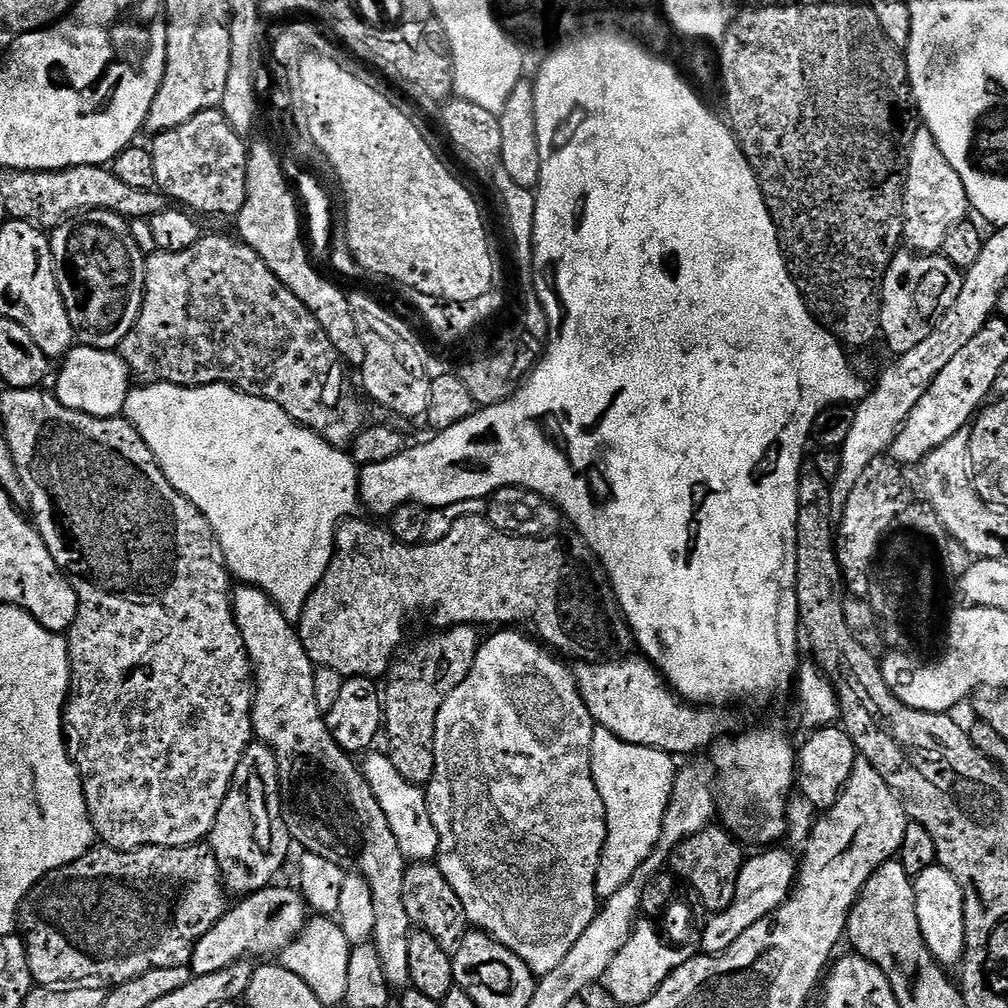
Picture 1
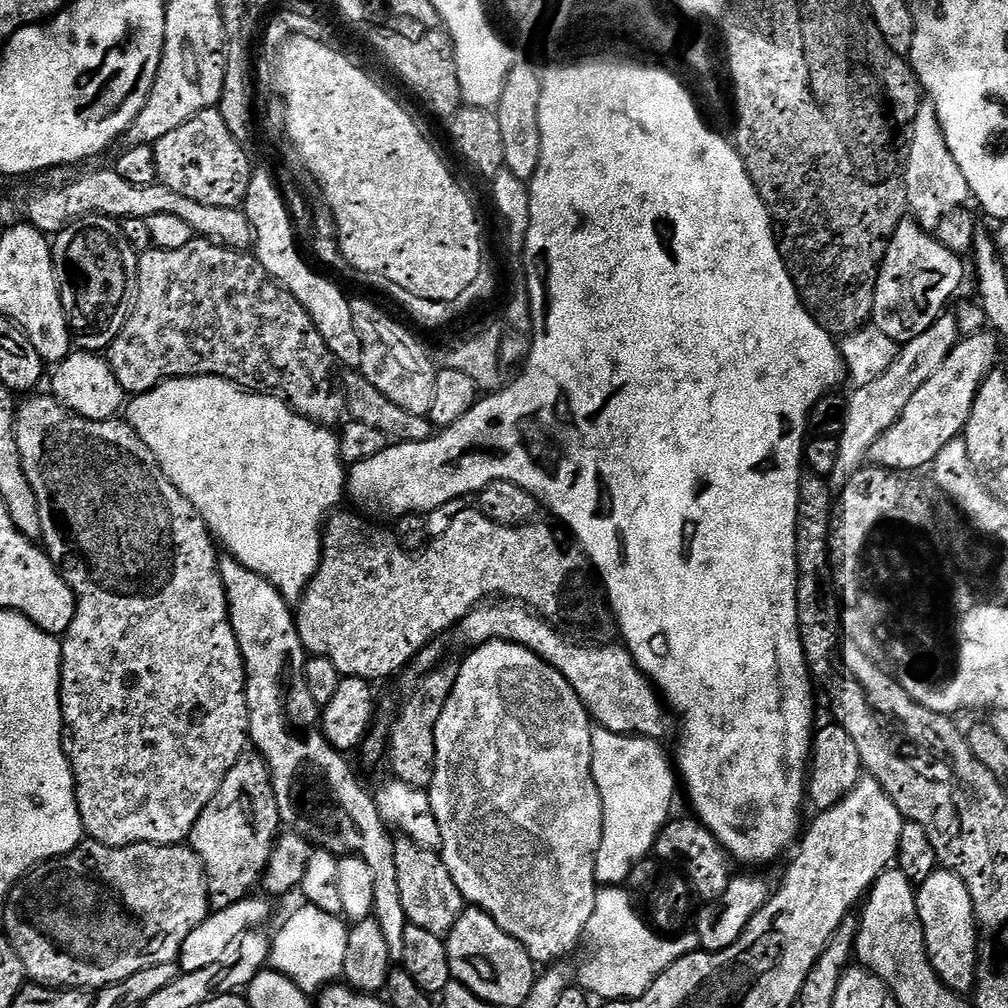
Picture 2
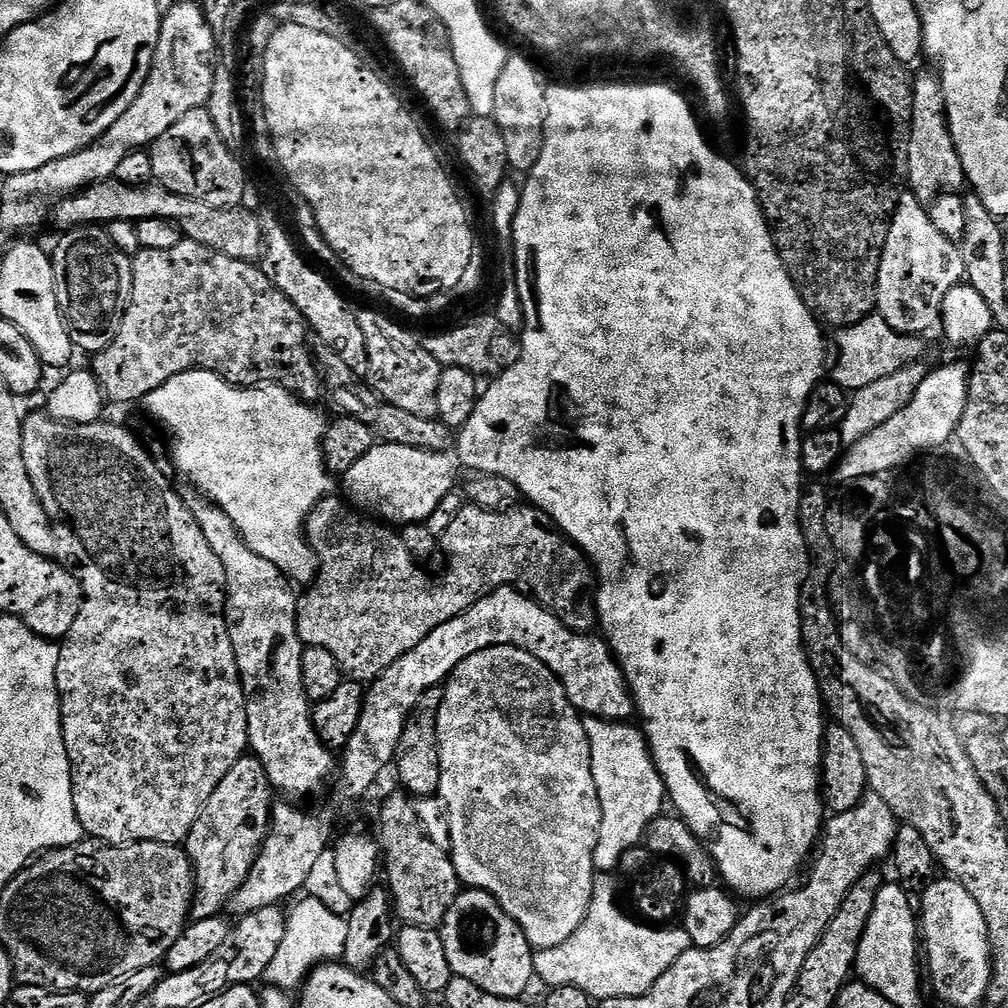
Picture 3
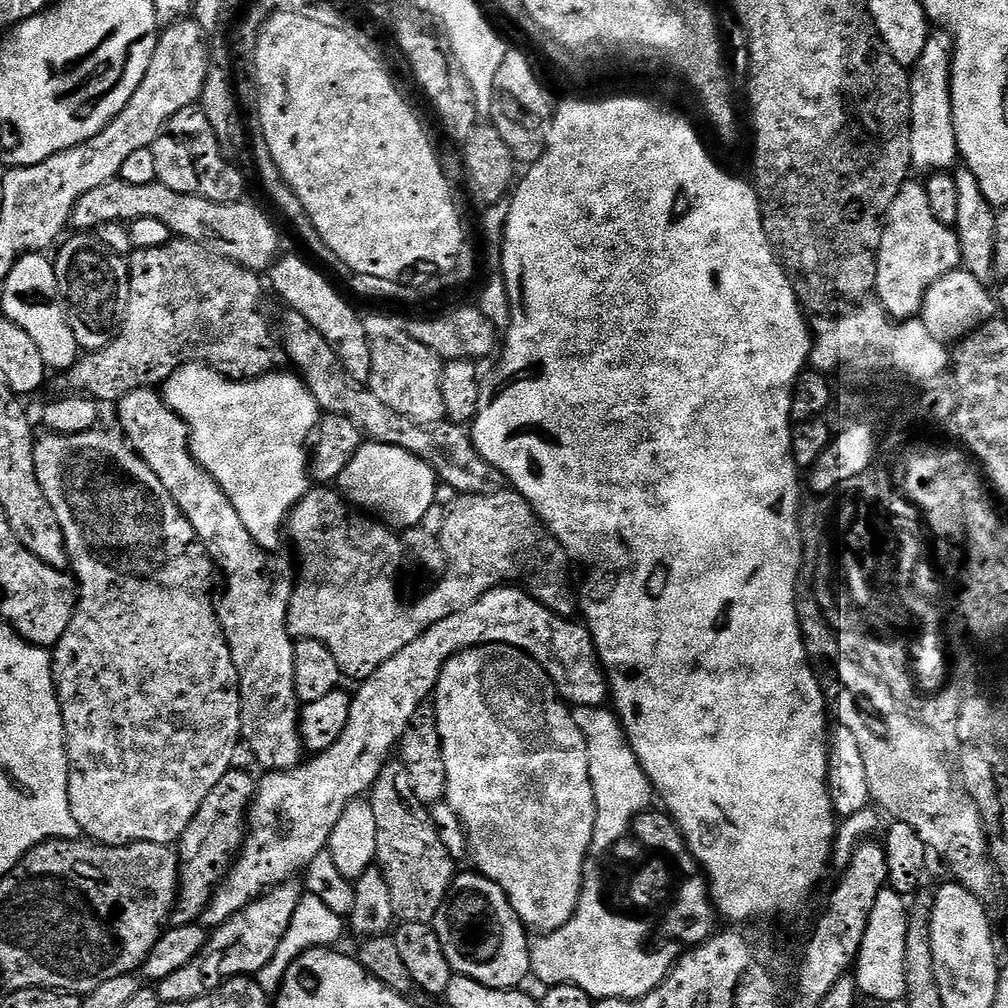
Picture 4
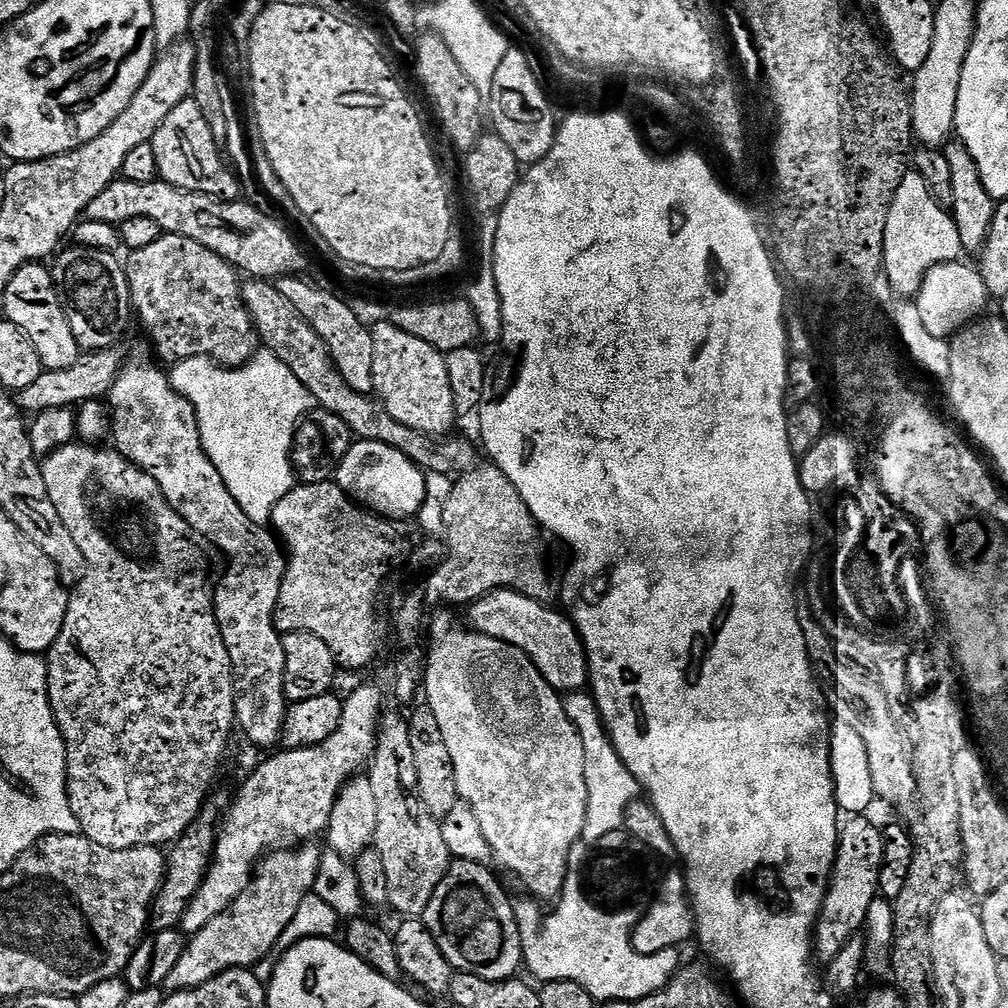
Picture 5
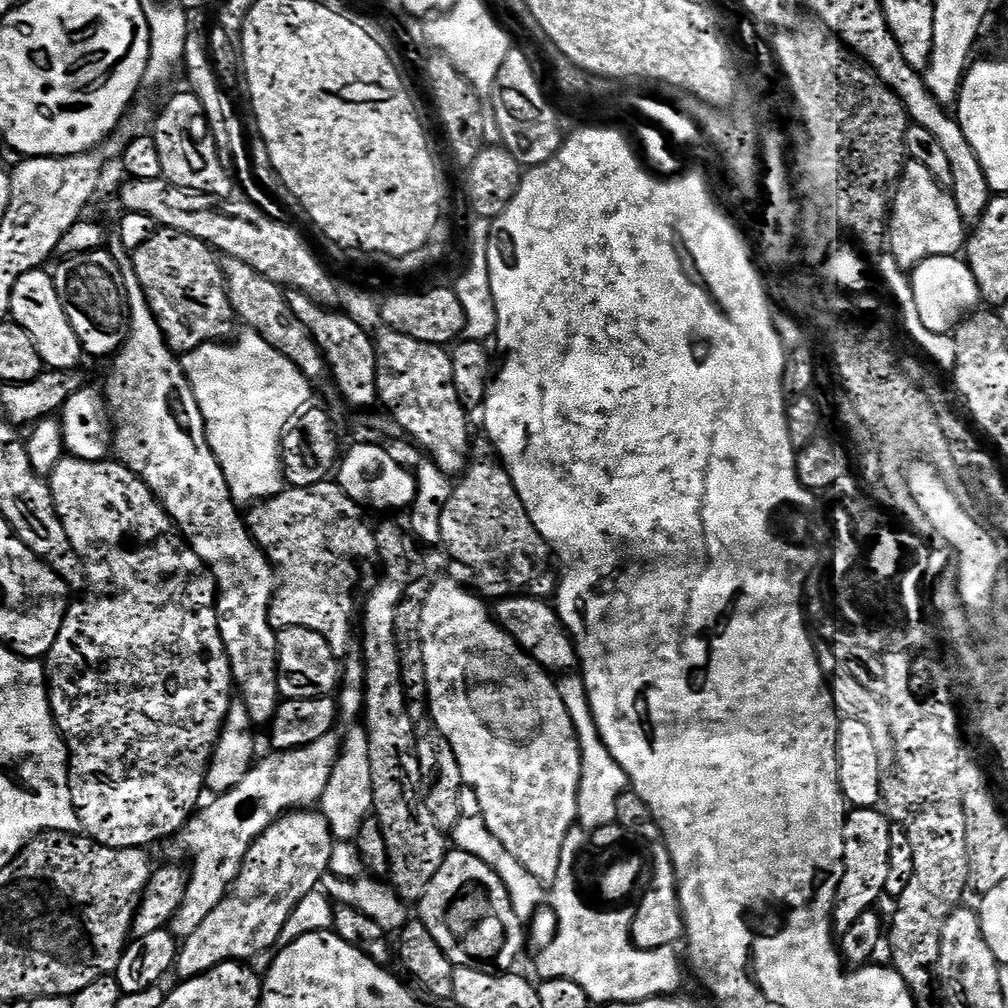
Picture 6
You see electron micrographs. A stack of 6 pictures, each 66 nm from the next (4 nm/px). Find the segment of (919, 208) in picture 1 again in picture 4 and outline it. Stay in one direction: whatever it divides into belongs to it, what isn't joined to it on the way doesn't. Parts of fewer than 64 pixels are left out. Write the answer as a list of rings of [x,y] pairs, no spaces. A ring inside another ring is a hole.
[[[947,34],[929,35],[922,58],[910,70],[912,95],[912,133],[910,154],[912,167],[918,173],[944,174],[958,164],[954,114],[952,113],[952,53],[954,41]]]

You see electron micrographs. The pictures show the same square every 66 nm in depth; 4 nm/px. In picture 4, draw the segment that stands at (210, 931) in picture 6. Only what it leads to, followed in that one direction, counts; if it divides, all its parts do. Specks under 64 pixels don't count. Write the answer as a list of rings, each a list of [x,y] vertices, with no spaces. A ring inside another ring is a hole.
[[[296,882],[279,884],[277,888],[271,888],[250,906],[234,914],[234,918],[227,920],[207,937],[204,949],[198,956],[186,966],[182,966],[182,970],[174,970],[170,978],[161,980],[155,985],[161,1005],[178,1006],[187,1000],[202,998],[231,977],[251,977],[262,970],[274,958],[275,951],[278,950],[279,943],[282,942],[283,935],[290,926],[301,895],[301,885],[299,888]]]

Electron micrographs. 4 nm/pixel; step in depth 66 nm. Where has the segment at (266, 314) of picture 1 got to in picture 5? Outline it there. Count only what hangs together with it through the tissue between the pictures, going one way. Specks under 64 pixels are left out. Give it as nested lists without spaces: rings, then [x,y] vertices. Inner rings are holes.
[[[167,234],[126,258],[132,307],[165,365],[207,356],[223,367],[241,368],[256,355],[260,337],[241,296],[241,277],[228,261],[190,238]],[[119,347],[88,350],[78,358],[78,362],[74,362],[74,366],[66,366],[66,370],[45,368],[38,382],[26,386],[26,390],[15,393],[16,405],[25,414],[31,414],[31,412],[51,414],[63,408],[75,409],[91,400],[103,401],[120,373],[122,367],[120,351]]]

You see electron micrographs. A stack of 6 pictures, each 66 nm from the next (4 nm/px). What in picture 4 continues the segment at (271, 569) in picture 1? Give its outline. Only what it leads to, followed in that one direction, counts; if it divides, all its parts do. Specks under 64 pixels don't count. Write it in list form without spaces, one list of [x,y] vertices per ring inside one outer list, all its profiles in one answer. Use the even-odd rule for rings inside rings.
[[[187,364],[185,368],[177,370],[162,385],[162,395],[170,406],[170,410],[174,410],[188,424],[188,430],[192,437],[192,456],[203,466],[205,472],[209,472],[220,483],[221,490],[226,494],[226,498],[230,498],[234,510],[238,510],[238,518],[242,518],[242,526],[246,526],[246,530],[250,530],[254,542],[258,542],[258,546],[269,550],[276,550],[276,547],[279,546],[280,532],[282,536],[282,529],[285,527],[289,512],[310,491],[310,452],[308,447],[322,419],[318,402],[314,402],[314,398],[308,395],[308,389],[302,386],[299,379],[294,378],[291,371],[288,371],[289,373],[284,371],[270,372],[266,376],[260,376],[257,380],[228,380],[213,368],[203,364]]]

